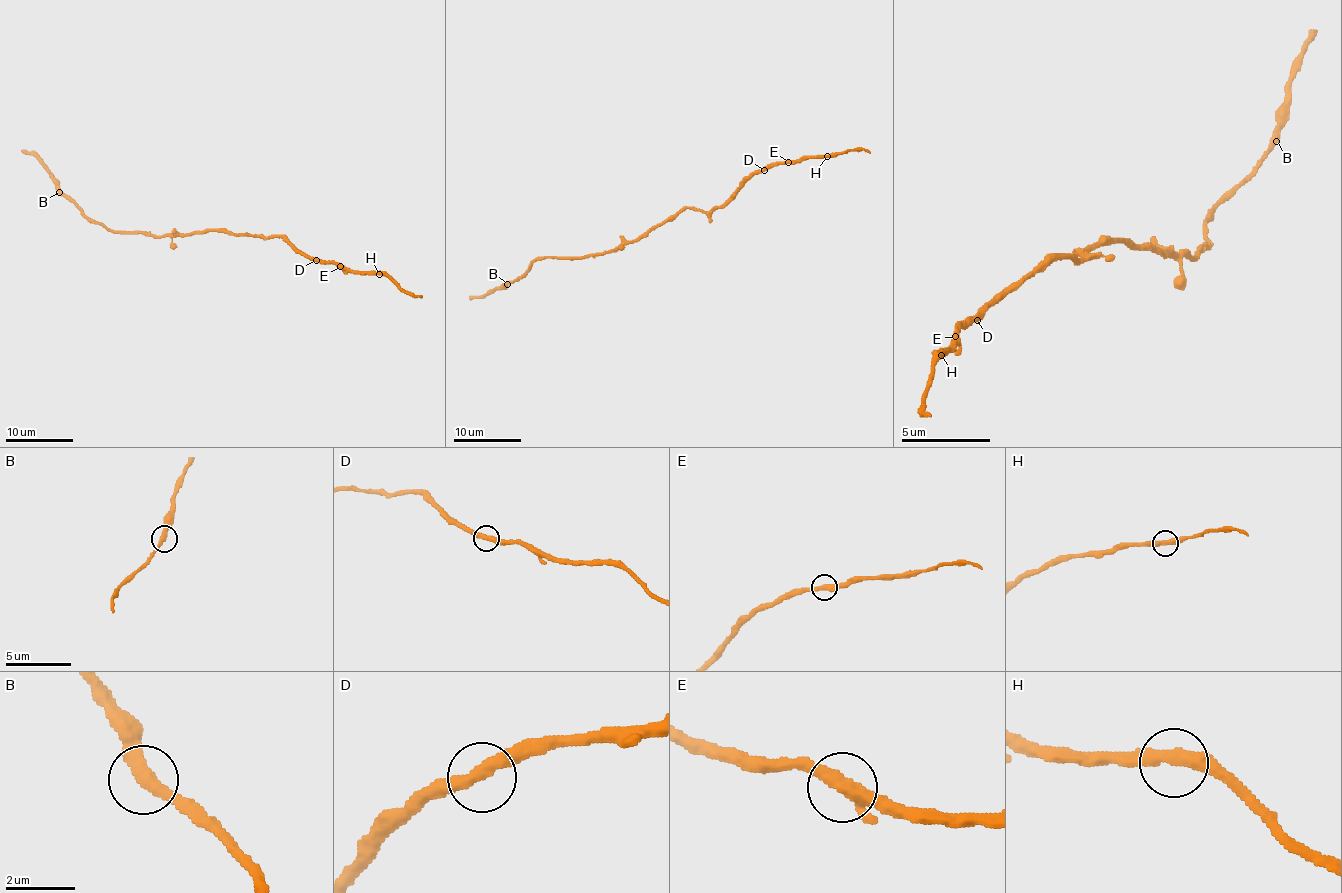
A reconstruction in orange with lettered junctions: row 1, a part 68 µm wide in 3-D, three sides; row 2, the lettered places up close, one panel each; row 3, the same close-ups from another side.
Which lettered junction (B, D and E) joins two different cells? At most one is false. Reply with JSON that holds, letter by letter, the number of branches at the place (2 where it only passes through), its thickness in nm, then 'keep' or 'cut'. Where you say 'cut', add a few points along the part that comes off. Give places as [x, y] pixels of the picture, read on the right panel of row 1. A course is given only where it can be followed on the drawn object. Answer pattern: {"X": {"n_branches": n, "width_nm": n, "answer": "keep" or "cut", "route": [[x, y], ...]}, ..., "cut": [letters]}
{"B": {"n_branches": 2, "width_nm": 360, "answer": "keep"}, "D": {"n_branches": 2, "width_nm": 360, "answer": "keep"}, "E": {"n_branches": 2, "width_nm": 400, "answer": "cut", "route": [[954, 337], [941, 351], [923, 396], [923, 413], [932, 418]]}, "cut": ["E"]}

